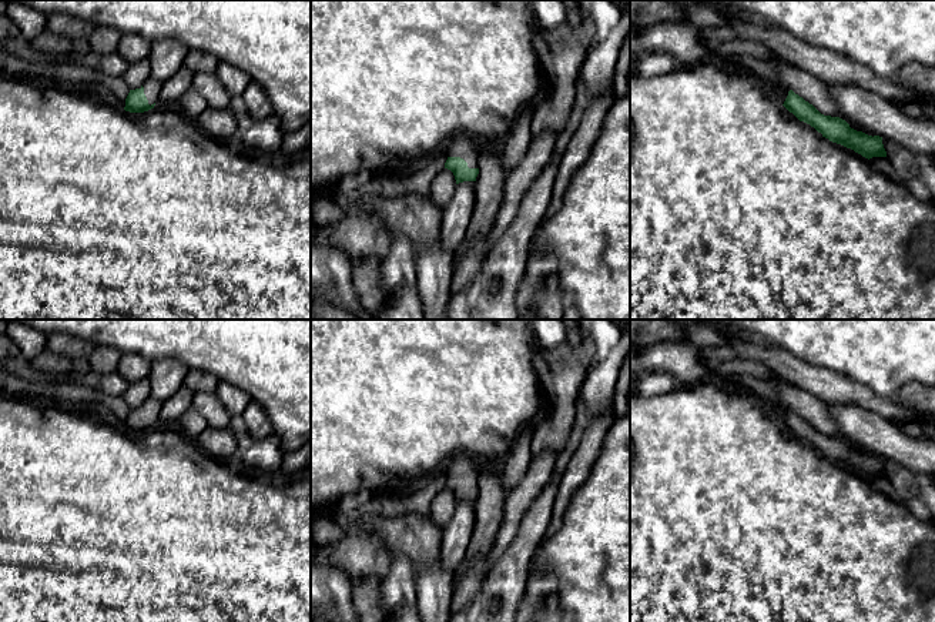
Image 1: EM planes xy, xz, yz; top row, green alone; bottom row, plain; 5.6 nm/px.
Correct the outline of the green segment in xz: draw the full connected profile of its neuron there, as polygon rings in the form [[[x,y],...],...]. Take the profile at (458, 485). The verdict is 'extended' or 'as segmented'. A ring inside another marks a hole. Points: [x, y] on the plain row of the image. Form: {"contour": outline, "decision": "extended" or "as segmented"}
{"contour": [[[455,455],[446,464],[448,479],[445,488],[455,495],[456,504],[476,501],[479,494],[480,462],[473,458]]], "decision": "extended"}

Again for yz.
{"contour": [[[760,401],[758,404],[778,424],[784,425],[800,441],[814,447],[818,452],[822,454],[822,457],[828,458],[830,461],[851,468],[868,479],[872,476],[887,476],[882,457],[872,457],[862,451],[857,451],[840,437],[821,434],[812,424],[805,421],[792,409],[787,411],[784,407],[768,401]]], "decision": "extended"}

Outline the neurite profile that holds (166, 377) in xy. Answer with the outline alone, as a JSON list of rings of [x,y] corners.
[[[160,360],[151,362],[148,374],[150,397],[155,401],[165,402],[182,385],[187,368],[177,360]]]

